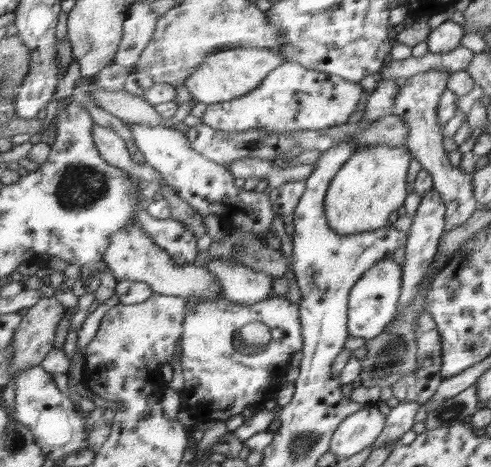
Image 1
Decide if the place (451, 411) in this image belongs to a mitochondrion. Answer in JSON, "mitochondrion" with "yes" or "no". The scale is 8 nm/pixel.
{"mitochondrion":"yes"}

